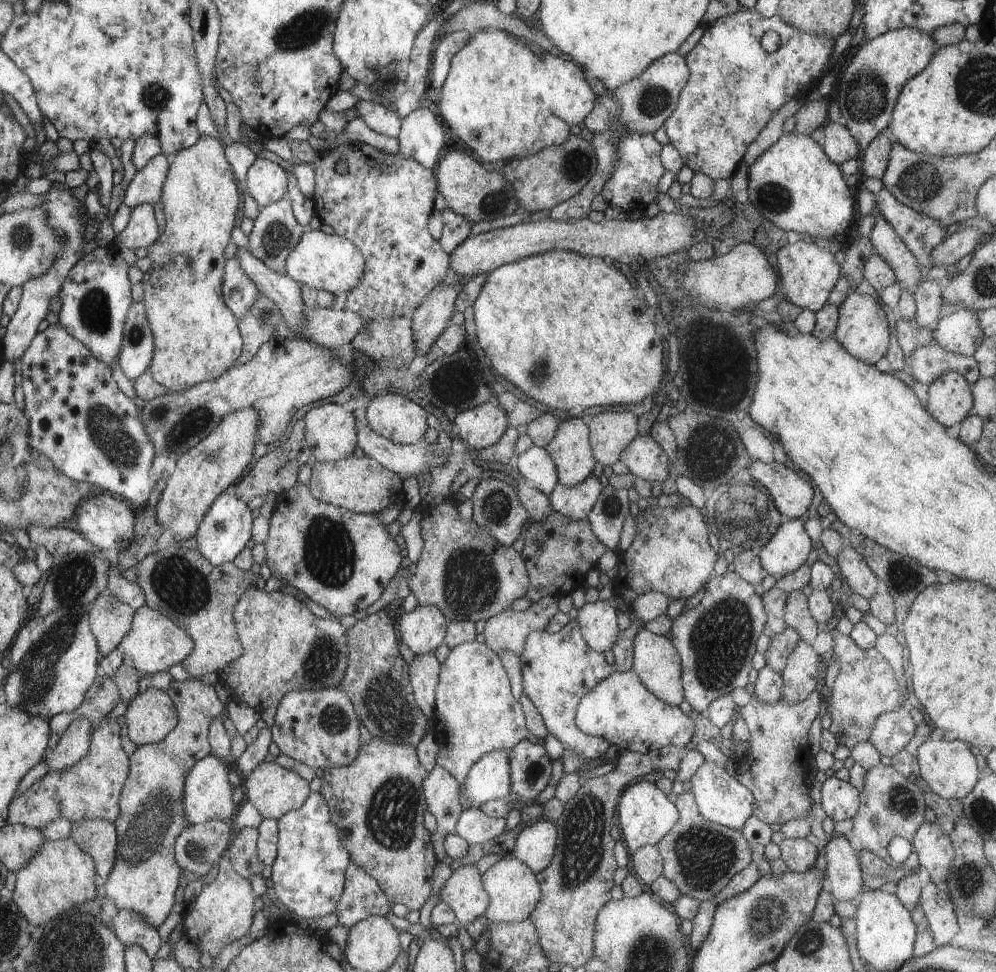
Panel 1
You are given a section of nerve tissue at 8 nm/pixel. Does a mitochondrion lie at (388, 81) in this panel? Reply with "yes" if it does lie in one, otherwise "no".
no

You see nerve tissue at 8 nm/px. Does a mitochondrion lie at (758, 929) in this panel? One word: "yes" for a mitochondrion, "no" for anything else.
yes

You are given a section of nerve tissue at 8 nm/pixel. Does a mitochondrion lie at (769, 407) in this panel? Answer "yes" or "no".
no

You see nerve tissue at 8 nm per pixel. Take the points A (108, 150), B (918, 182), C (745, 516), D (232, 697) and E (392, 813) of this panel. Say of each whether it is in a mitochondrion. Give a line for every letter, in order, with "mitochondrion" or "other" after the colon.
A: other
B: mitochondrion
C: mitochondrion
D: other
E: mitochondrion

